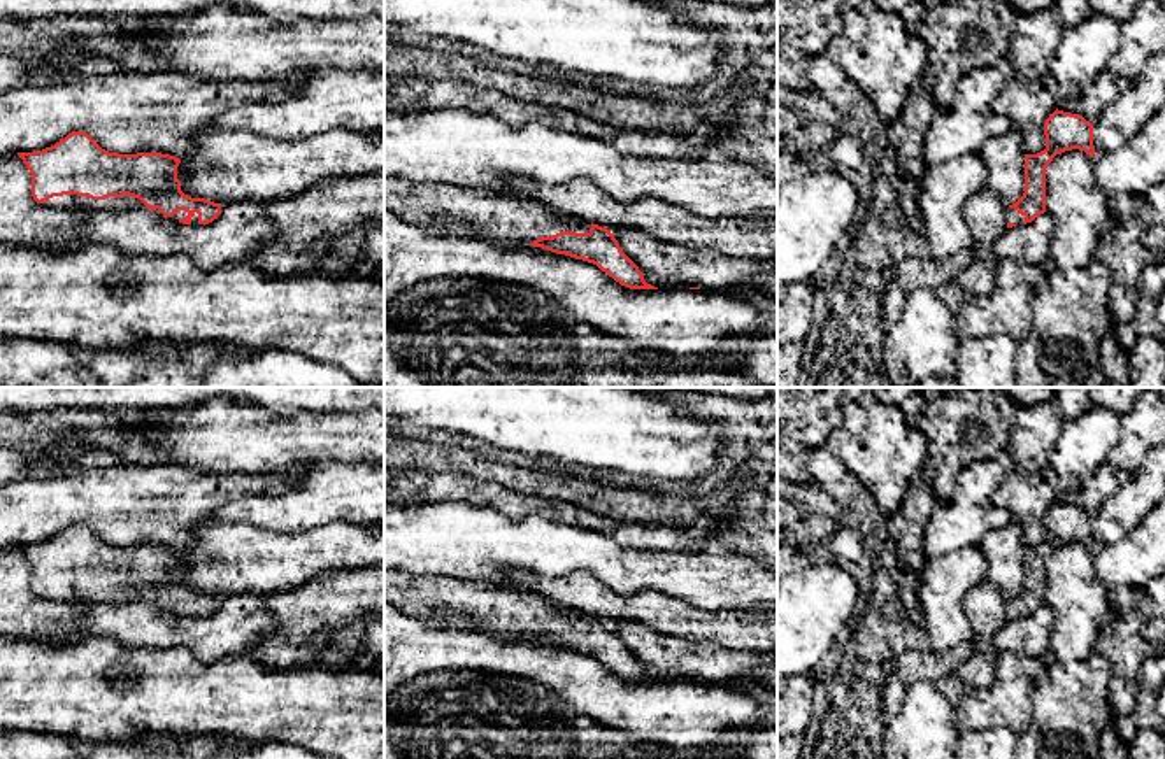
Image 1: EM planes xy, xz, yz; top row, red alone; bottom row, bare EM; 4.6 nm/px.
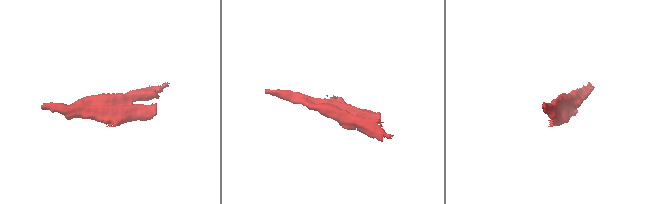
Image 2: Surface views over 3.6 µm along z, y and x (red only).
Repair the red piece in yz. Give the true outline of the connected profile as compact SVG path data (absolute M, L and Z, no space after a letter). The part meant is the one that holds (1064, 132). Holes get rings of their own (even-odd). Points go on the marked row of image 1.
M1054 110L1044 123L1046 149L1025 154L1025 193L1005 207L1007 228L1032 223L1046 212L1046 168L1056 154L1079 149L1095 156L1093 124L1079 114Z

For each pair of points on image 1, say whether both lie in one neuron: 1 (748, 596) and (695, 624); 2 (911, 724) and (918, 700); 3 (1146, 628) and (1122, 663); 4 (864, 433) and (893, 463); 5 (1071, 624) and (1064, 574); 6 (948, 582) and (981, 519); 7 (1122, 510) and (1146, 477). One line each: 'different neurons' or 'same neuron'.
1: different neurons
2: same neuron
3: same neuron
4: same neuron
5: same neuron
6: different neurons
7: same neuron

